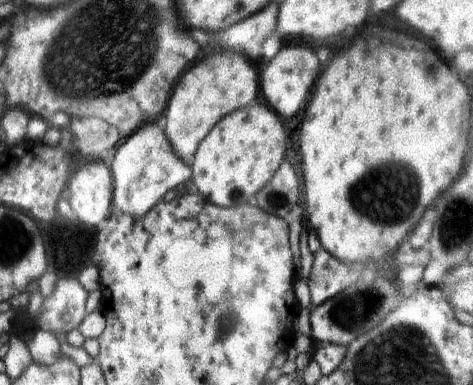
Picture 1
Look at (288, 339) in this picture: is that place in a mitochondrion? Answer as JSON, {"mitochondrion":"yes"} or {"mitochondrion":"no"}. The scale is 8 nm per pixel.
{"mitochondrion":"no"}

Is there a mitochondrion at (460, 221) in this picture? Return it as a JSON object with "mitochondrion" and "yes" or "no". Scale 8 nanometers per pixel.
{"mitochondrion":"yes"}

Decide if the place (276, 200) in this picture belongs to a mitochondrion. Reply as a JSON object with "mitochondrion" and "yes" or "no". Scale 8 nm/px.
{"mitochondrion":"yes"}

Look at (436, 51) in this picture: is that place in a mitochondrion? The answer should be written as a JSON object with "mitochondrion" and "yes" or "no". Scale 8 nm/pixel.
{"mitochondrion":"no"}

